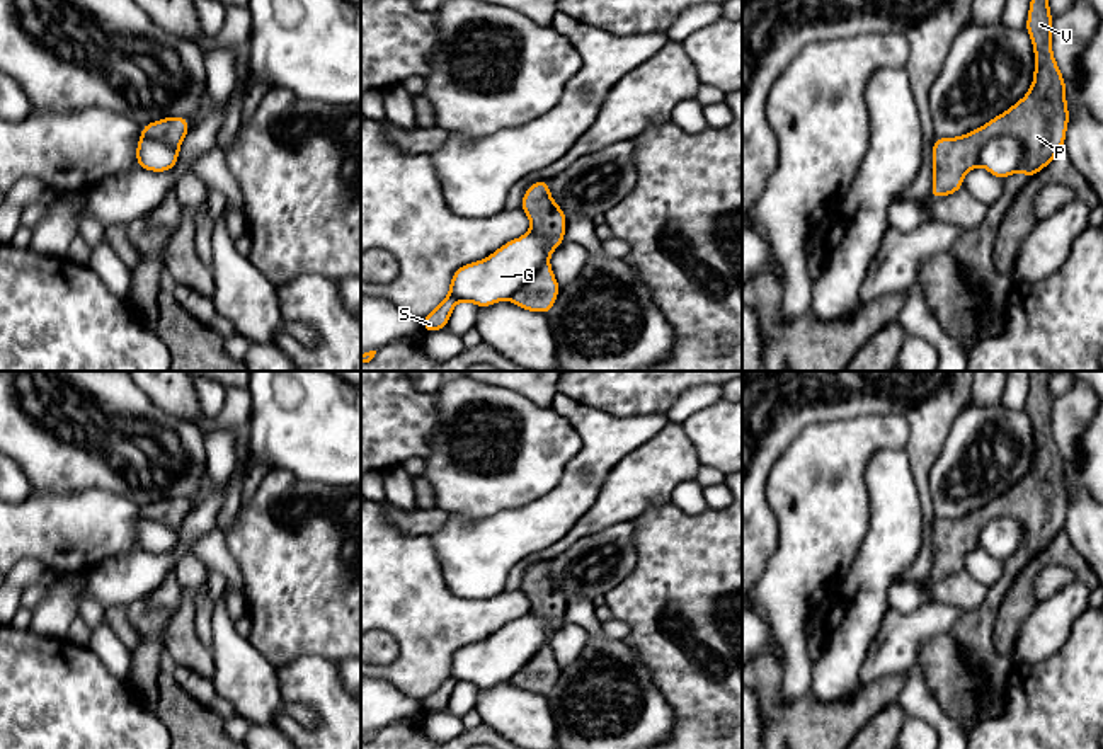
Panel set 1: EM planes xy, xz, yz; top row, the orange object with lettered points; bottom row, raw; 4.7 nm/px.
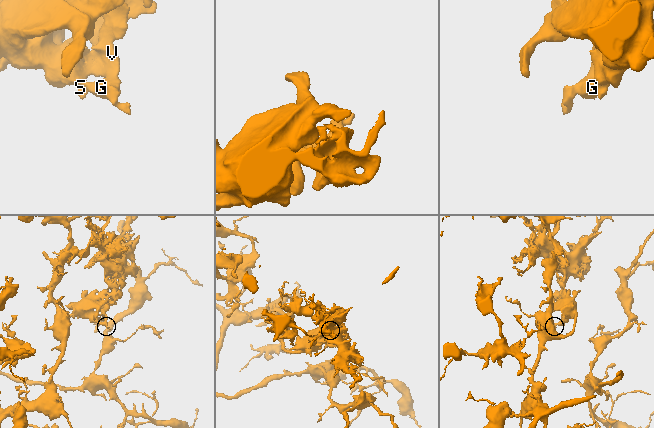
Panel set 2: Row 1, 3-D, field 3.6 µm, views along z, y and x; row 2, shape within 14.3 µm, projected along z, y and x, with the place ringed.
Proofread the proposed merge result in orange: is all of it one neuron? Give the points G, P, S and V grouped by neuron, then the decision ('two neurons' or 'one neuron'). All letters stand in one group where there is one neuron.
groups G / P S V; two neurons

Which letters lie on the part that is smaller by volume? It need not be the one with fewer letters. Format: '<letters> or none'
P, S, V

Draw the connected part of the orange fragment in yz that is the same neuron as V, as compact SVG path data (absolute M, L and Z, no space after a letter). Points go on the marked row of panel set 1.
M1030 0L1026 32L1035 51L1035 73L1028 94L982 128L958 138L934 138L933 187L928 197L945 197L962 189L963 177L979 165L982 146L1009 134L1021 143L1021 175L1032 179L1064 148L1069 124L1066 80L1052 53L1049 0Z

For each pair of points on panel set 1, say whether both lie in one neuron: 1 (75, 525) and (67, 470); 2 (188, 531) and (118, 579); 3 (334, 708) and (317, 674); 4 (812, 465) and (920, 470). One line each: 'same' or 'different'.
1: different
2: same
3: same
4: different

